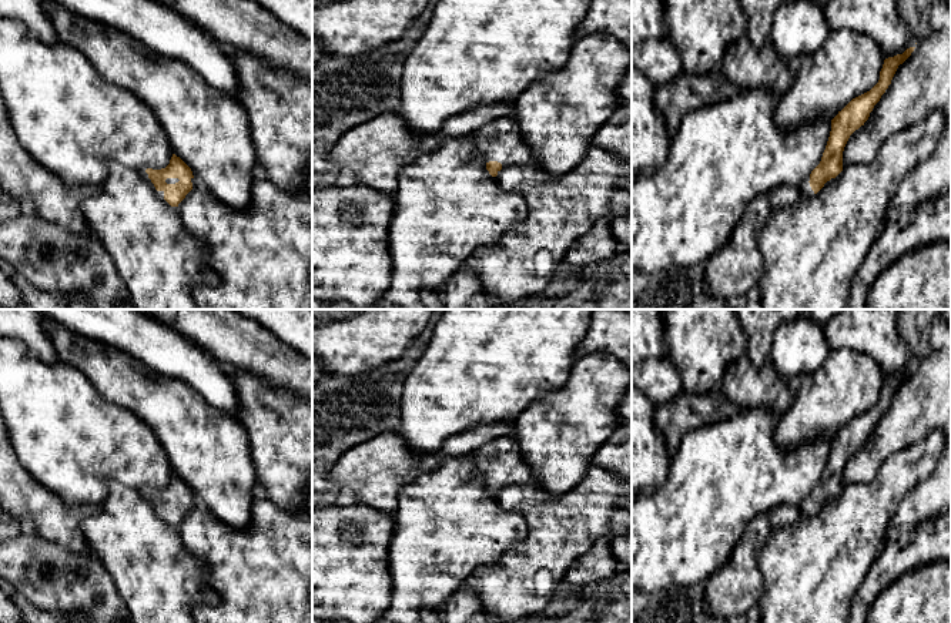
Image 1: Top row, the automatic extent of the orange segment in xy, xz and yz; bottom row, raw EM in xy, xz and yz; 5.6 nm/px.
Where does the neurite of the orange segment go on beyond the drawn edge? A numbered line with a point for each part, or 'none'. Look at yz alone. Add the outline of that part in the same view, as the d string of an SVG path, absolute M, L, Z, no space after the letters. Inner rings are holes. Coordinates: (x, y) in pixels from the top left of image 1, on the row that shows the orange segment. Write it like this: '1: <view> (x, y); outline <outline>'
1: yz (783, 196); outline M810 182L800 185L778 185L768 192L771 211L790 207L798 202L804 197L813 197L814 191L810 187Z

